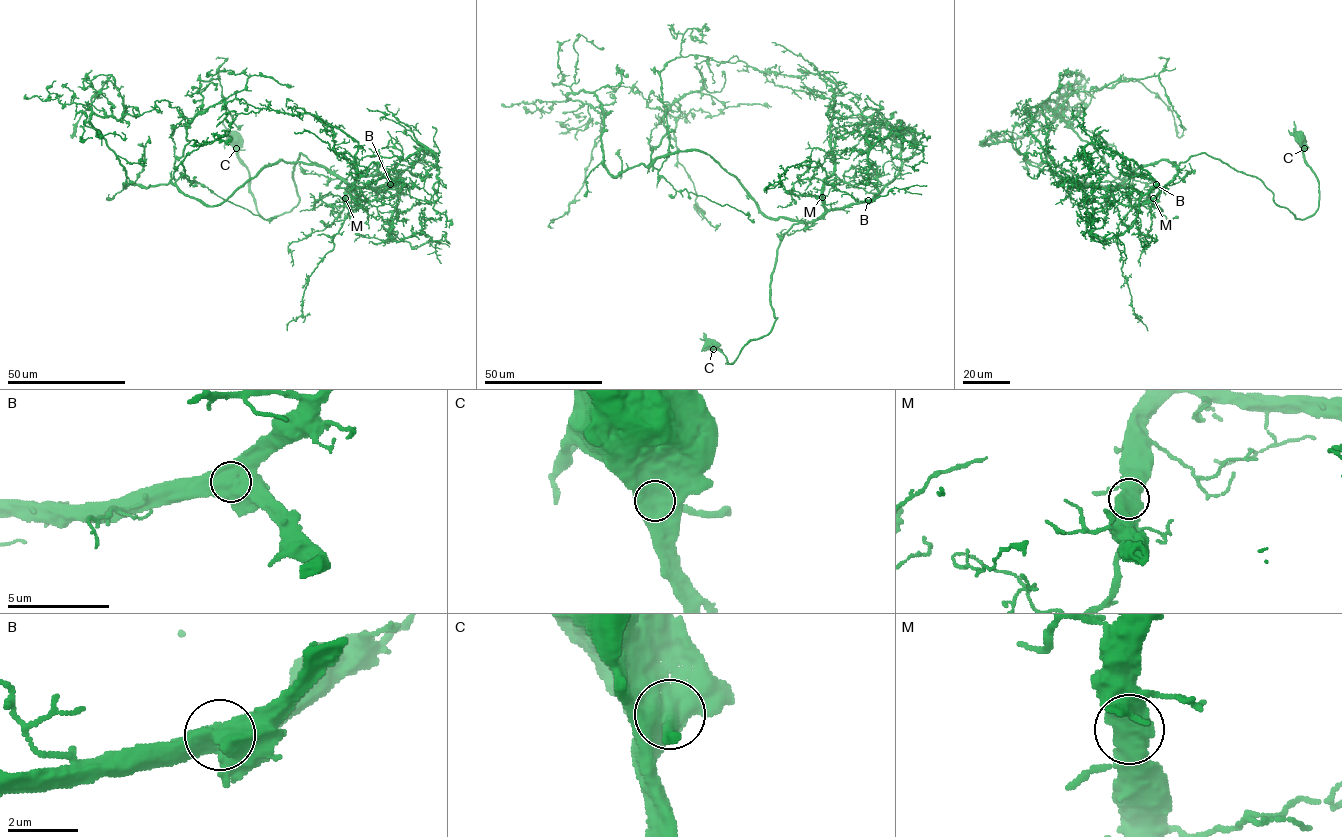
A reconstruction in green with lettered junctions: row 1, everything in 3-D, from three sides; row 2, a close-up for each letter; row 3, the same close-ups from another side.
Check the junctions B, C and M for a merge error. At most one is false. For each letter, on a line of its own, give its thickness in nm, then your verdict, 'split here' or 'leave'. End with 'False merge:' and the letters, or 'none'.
B: 900 nm thick; leave
C: 850 nm thick; leave
M: 650 nm thick; leave
False merge: none

